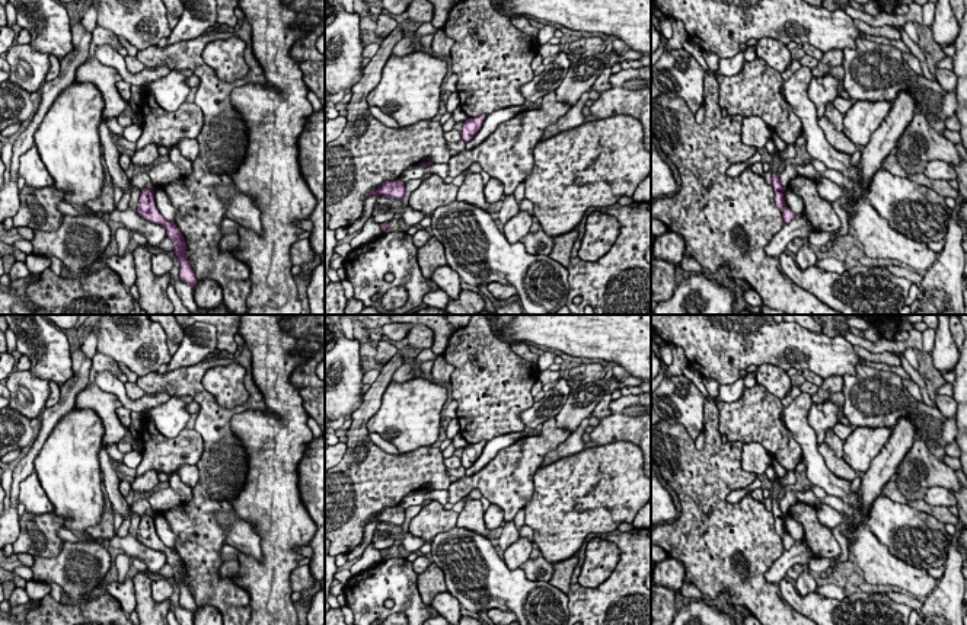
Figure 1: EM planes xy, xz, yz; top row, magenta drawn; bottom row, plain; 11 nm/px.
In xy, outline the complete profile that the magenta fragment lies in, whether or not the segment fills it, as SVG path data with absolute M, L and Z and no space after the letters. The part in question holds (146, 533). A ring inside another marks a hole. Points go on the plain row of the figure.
M144 514L140 519L137 539L153 549L162 551L166 555L167 564L173 568L173 580L179 586L179 605L189 610L192 615L197 613L198 606L195 605L194 596L185 584L186 568L181 557L173 548L166 546L157 536L154 527L154 517Z

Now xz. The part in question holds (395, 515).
M400 506L384 508L377 516L370 517L366 524L368 524L371 522L386 522L386 523L392 523L396 526L402 526L403 520L405 520L405 511L403 510L405 508Z

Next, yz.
M772 500L772 513L775 517L776 532L782 538L784 549L789 549L795 543L795 539L791 538L785 530L785 524L784 524L784 516L785 514L782 513L779 501L776 501L776 500Z

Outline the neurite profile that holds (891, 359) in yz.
M853 345L856 354L871 363L884 363L888 366L901 366L900 357L896 353L884 351L872 354L861 345Z

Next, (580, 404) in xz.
M600 379L587 385L583 385L577 389L572 389L567 398L559 414L555 417L559 428L574 433L584 418L588 418L600 402L604 393L610 393L610 386L617 385L617 389L622 389L623 383L616 379Z

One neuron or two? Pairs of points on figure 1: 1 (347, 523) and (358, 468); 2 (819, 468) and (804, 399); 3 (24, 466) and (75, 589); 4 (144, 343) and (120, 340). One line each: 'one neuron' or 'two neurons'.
1: one neuron
2: one neuron
3: two neurons
4: one neuron

